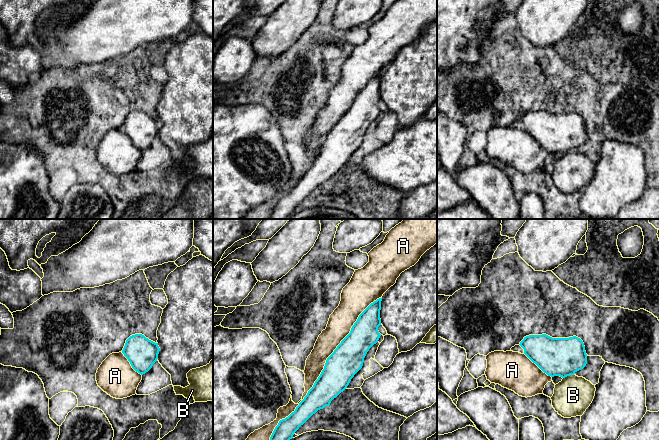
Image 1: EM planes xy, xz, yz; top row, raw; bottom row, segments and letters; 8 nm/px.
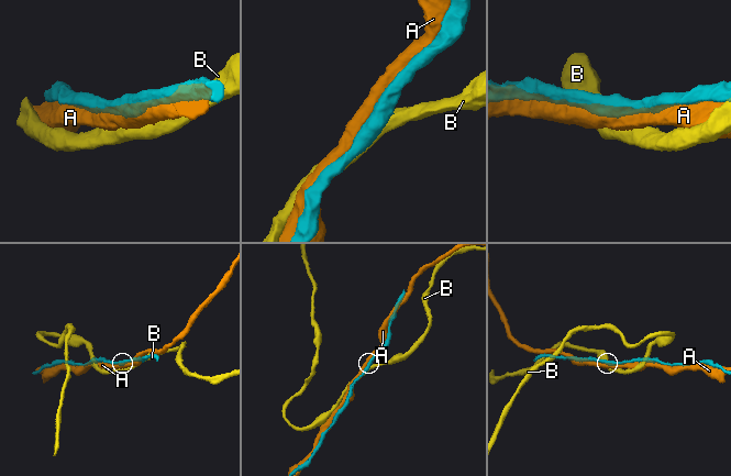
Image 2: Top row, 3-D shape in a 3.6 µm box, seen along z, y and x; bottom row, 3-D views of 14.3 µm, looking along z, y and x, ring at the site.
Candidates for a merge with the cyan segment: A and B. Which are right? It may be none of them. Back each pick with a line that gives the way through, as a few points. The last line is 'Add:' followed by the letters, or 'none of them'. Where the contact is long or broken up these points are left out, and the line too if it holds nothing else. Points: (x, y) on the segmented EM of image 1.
Add: A

